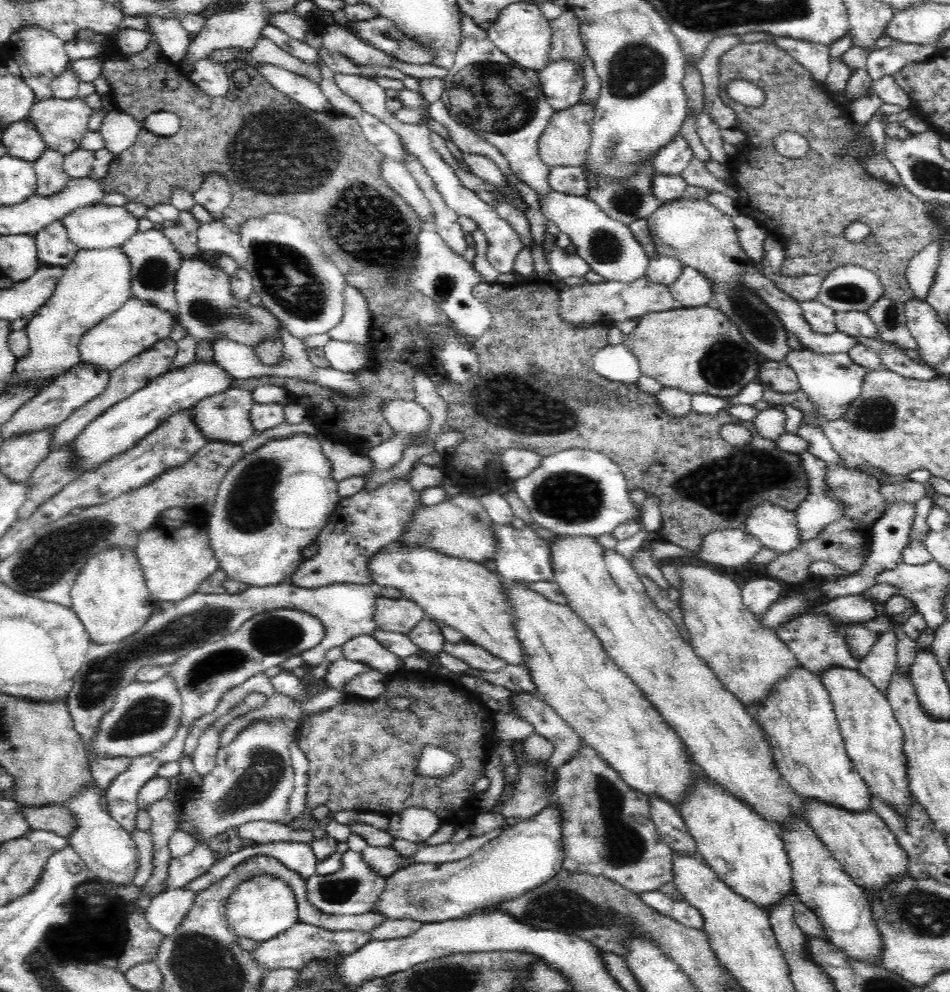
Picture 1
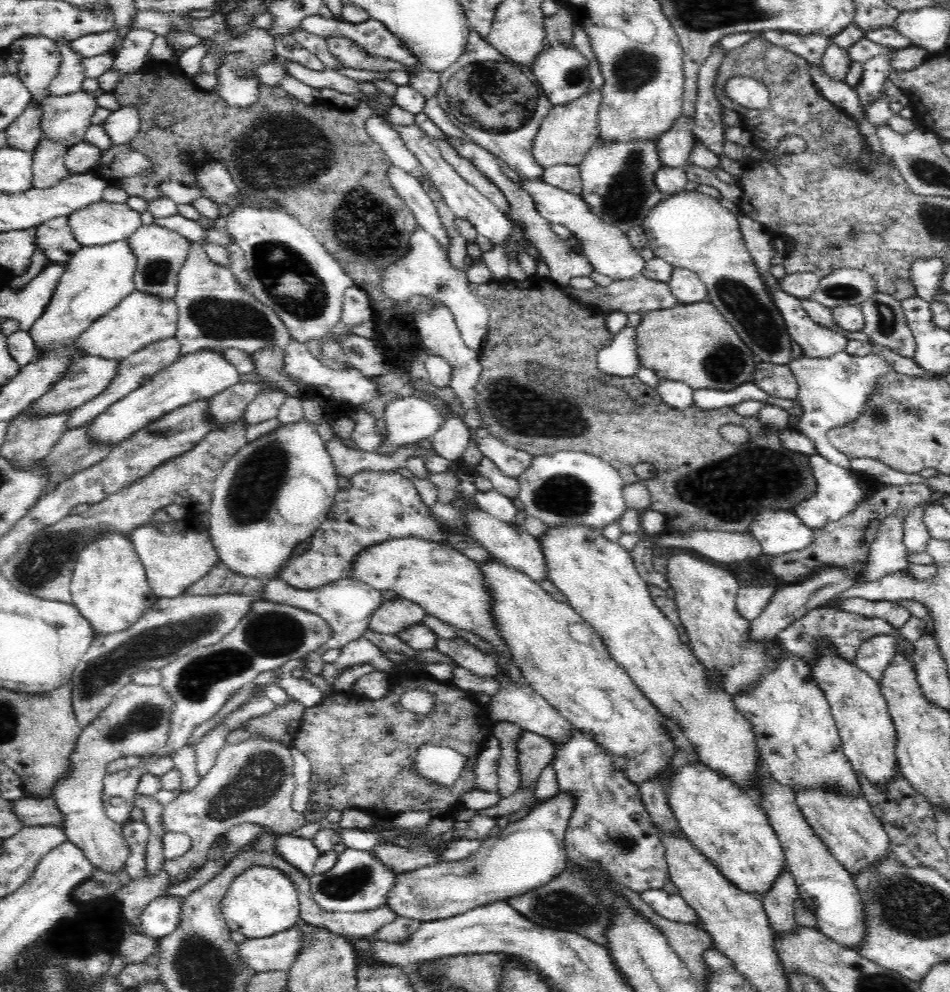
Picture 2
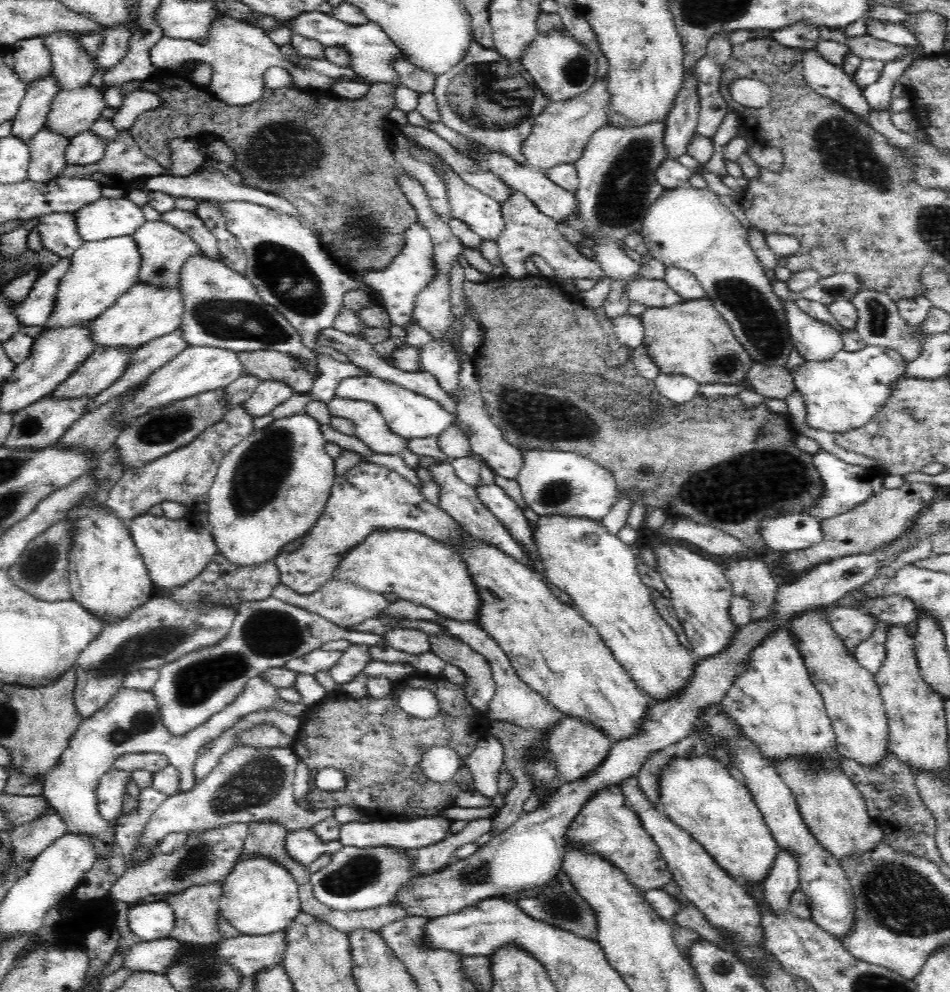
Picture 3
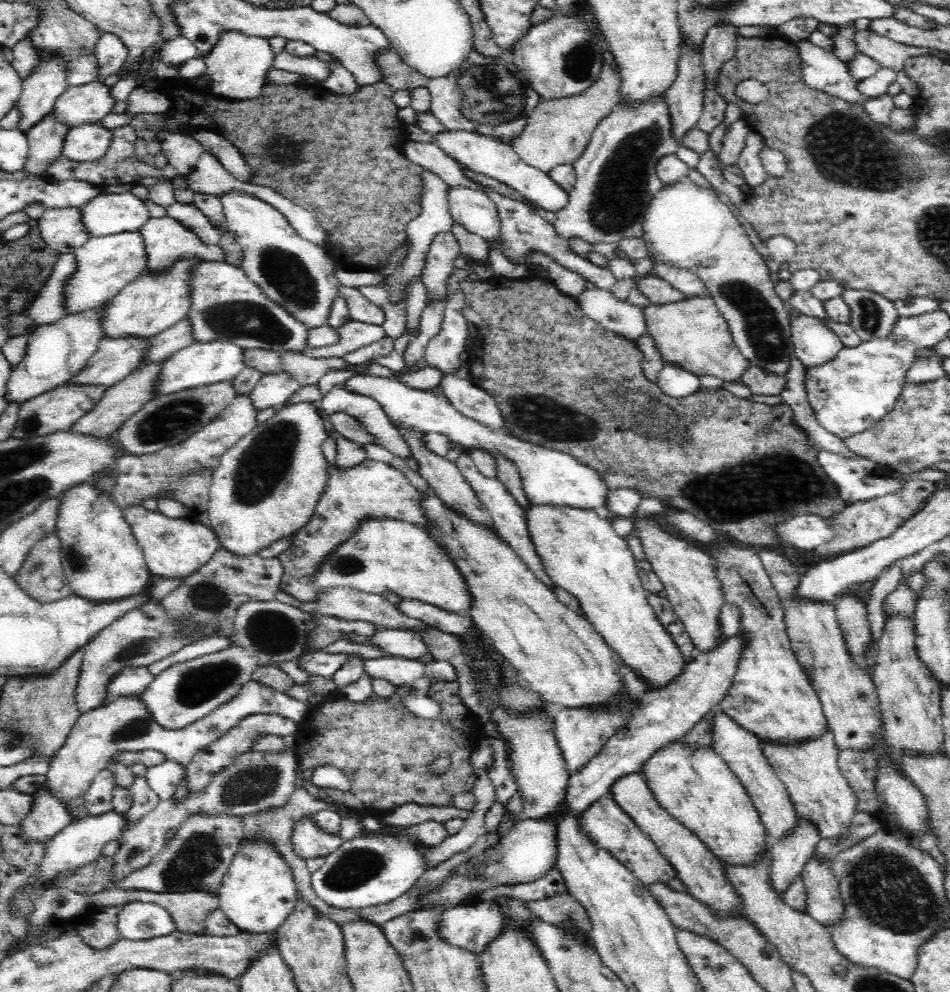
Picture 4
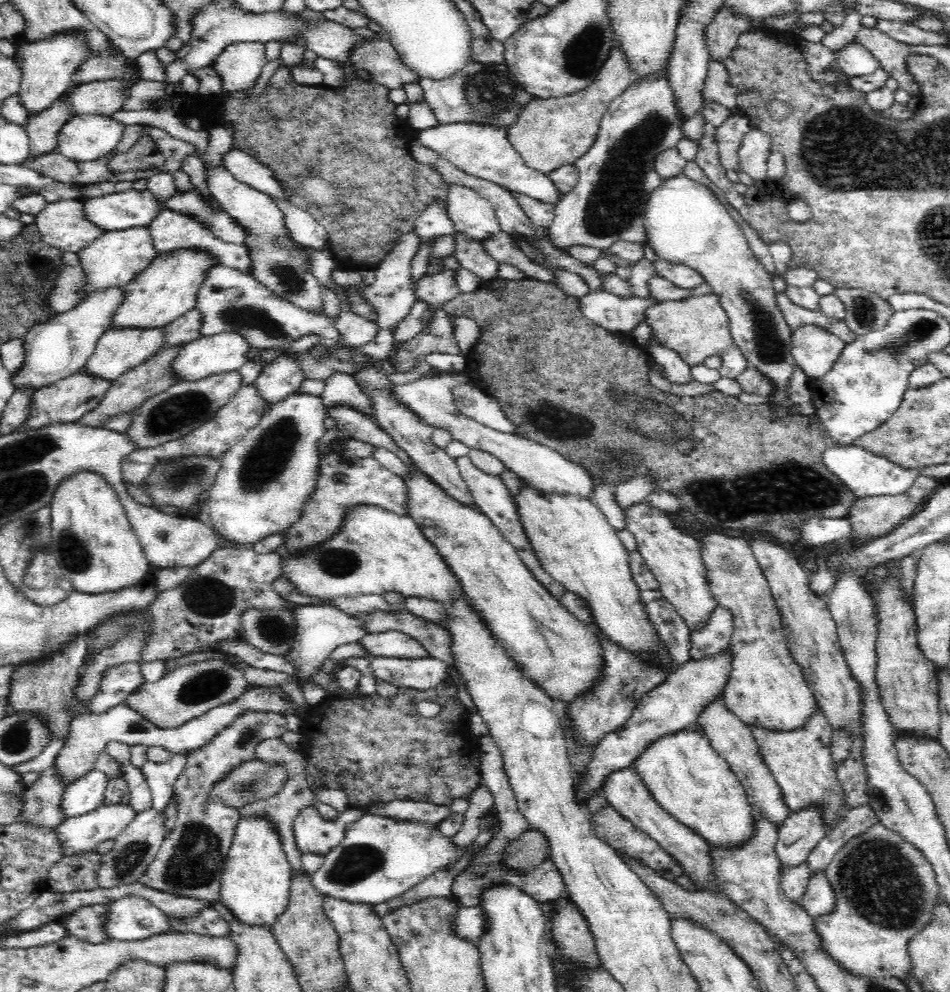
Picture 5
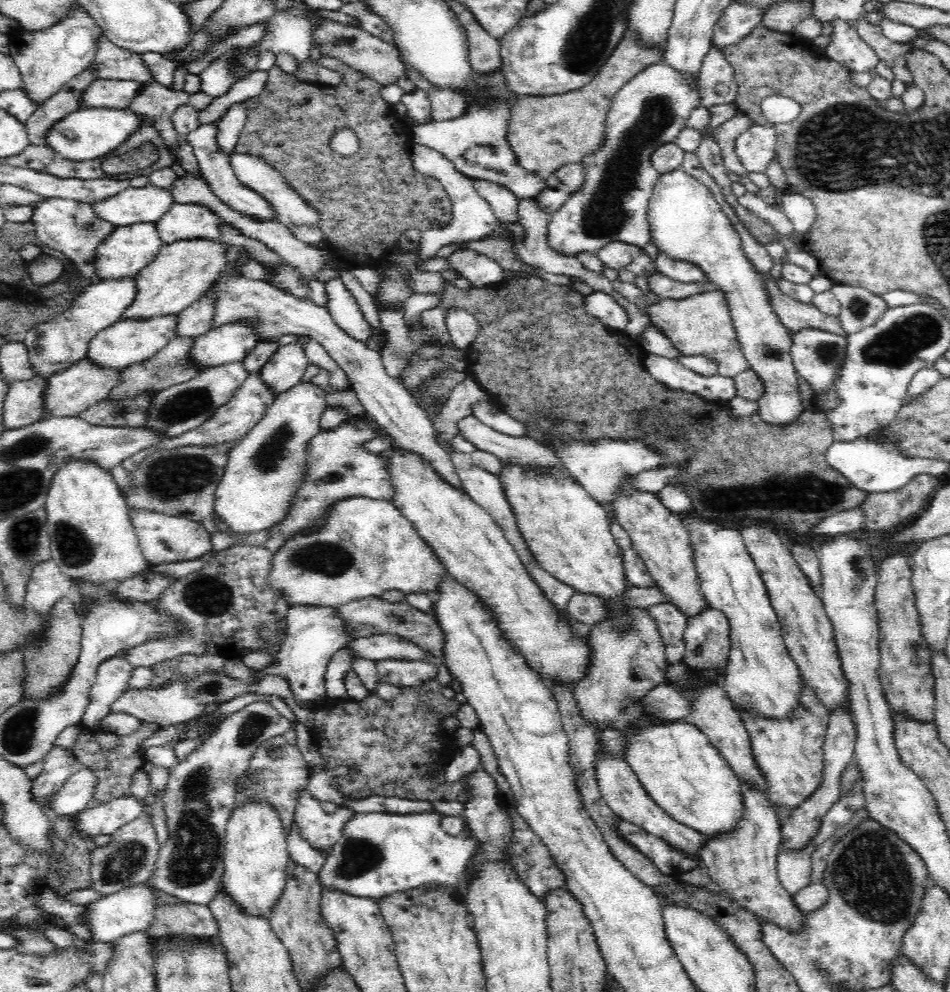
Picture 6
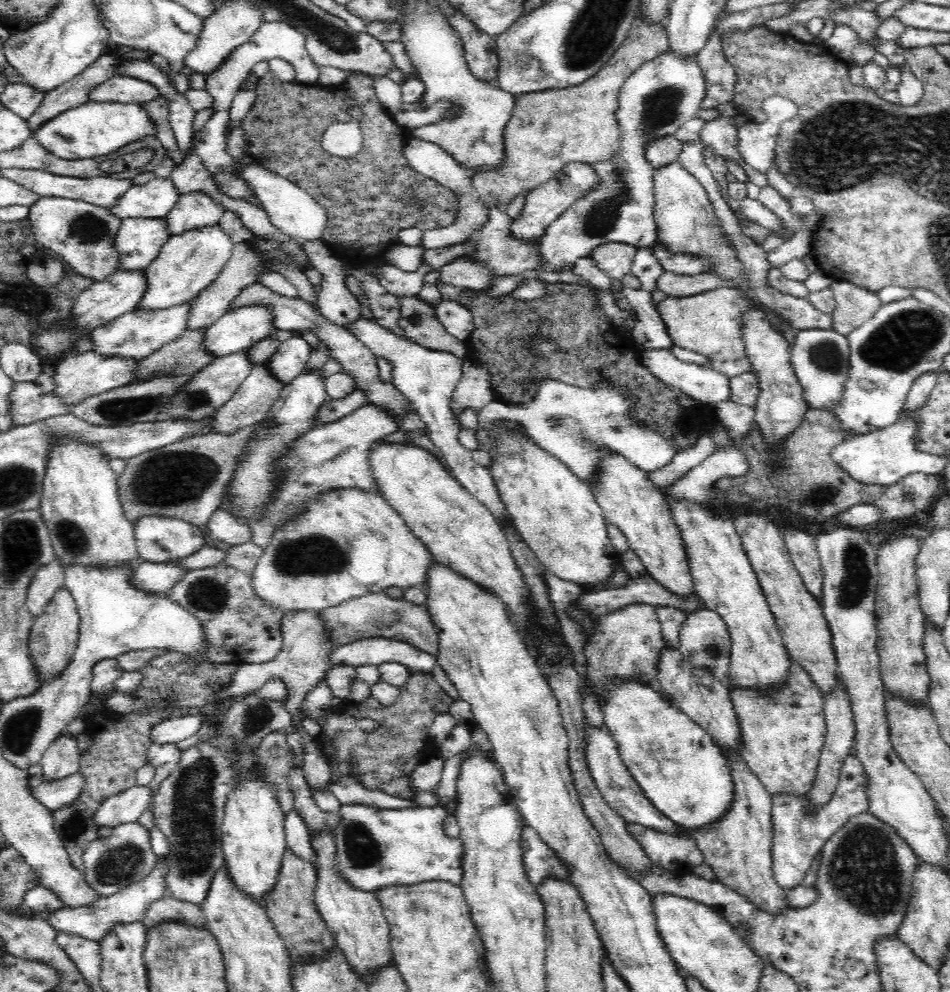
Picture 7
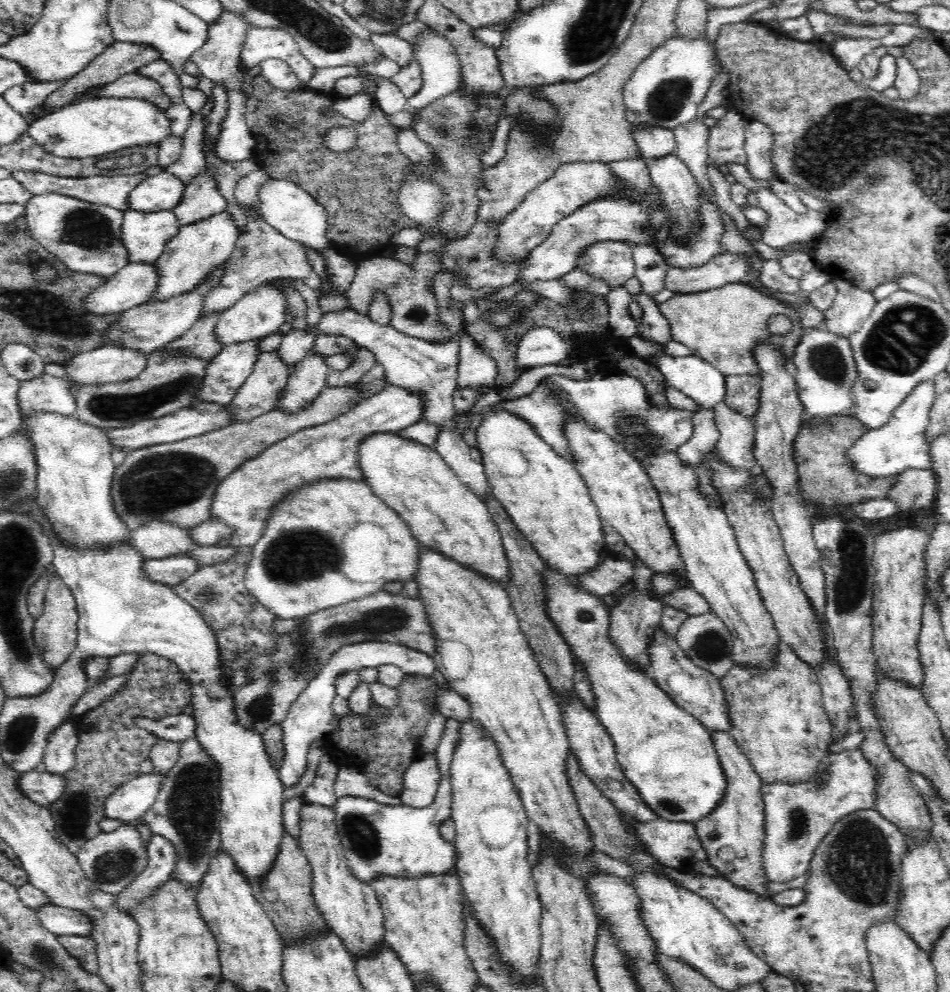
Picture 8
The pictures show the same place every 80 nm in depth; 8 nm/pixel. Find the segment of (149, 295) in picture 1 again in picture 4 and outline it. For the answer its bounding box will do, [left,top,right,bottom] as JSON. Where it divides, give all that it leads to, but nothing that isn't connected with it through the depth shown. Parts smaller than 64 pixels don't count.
[139,218,223,275]

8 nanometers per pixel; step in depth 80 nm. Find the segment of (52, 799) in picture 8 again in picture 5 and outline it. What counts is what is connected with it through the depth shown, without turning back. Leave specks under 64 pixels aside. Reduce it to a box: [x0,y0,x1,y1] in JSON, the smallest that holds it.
[62,769,110,817]

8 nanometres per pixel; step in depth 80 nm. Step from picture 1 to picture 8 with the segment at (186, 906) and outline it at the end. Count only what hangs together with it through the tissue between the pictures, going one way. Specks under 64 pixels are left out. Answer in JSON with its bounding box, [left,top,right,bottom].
[37,833,175,936]

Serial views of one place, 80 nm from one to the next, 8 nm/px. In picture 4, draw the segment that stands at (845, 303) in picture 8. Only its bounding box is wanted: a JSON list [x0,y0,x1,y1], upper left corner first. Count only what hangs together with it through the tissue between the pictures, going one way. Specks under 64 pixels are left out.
[842,288,900,342]

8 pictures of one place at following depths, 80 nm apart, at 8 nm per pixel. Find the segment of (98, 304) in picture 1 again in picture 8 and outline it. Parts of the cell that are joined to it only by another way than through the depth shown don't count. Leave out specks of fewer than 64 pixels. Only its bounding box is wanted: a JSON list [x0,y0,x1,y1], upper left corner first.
[121,211,180,264]

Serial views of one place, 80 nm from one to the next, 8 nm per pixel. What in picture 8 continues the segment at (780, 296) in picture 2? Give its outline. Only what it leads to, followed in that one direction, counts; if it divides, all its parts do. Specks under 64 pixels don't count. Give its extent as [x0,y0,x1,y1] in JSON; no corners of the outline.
[791,329,857,418]

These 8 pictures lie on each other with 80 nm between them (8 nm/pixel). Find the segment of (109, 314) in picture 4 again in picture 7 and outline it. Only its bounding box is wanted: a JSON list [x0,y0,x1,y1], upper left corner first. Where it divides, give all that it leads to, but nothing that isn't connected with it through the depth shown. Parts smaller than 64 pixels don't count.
[135,225,234,312]

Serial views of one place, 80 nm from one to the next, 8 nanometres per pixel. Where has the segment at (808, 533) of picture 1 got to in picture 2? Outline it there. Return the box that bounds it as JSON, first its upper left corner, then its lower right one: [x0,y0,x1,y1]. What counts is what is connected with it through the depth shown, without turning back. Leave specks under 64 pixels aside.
[794,453,861,531]

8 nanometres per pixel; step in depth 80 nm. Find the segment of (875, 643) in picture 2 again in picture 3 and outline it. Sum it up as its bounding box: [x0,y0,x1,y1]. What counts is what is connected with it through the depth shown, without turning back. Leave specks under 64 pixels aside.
[854,620,889,675]

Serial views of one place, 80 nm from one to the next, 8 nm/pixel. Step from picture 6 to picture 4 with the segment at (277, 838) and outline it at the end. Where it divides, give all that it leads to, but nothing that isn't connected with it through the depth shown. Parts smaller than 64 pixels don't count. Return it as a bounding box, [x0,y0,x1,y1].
[218,840,301,933]

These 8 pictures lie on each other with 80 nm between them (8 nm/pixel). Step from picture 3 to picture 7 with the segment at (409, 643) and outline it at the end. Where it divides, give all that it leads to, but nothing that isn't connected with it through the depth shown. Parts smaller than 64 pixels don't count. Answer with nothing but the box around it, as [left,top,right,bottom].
[329,637,438,673]

